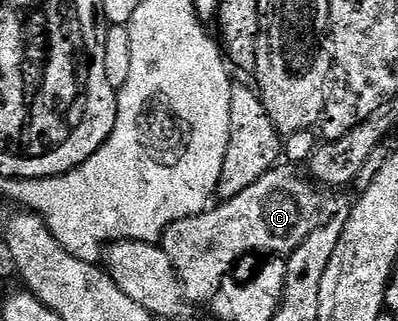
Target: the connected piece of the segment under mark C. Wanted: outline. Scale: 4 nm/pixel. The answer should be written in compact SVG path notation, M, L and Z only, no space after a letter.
M272 169L262 180L250 184L246 192L221 201L221 206L213 205L203 214L176 222L165 232L162 245L180 277L189 303L208 302L215 294L217 297L231 275L228 273L232 265L243 254L261 250L268 254L264 256L287 256L314 232L322 213L321 191L307 177L299 178L292 170L280 169Z

